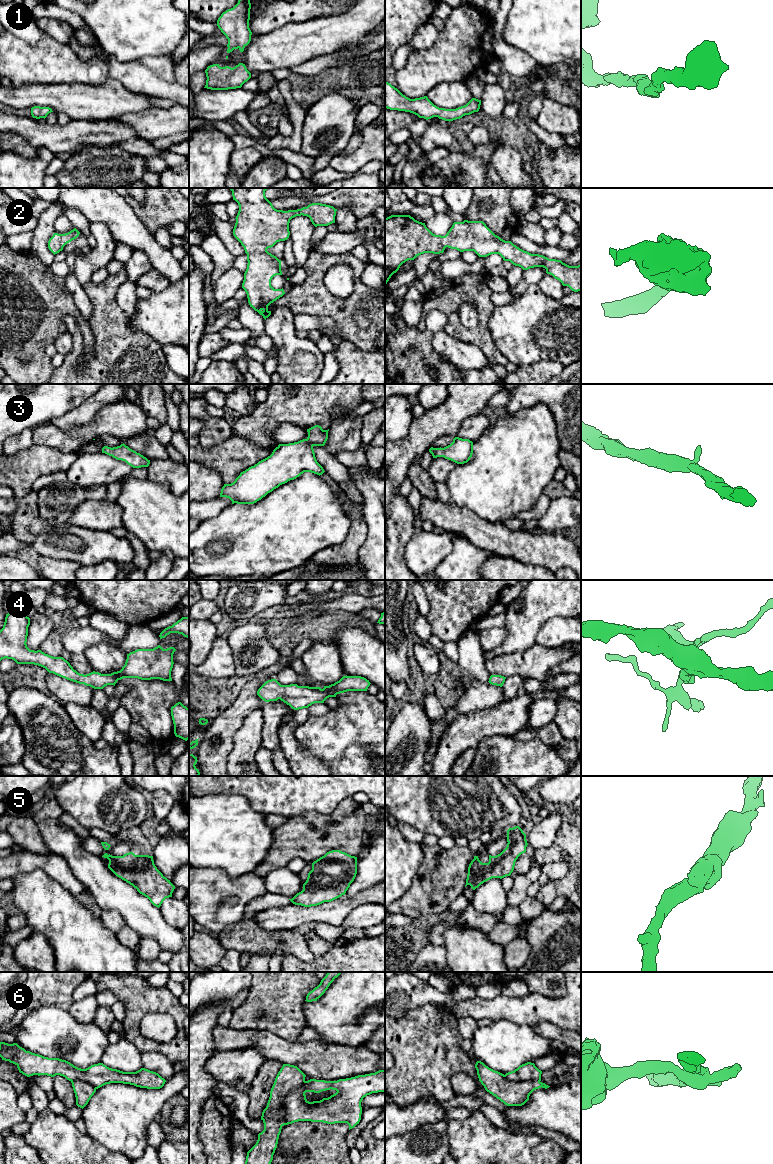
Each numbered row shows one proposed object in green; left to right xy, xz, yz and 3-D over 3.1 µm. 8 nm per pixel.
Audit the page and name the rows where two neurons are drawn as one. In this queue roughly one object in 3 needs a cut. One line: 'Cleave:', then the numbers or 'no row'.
Cleave: 6

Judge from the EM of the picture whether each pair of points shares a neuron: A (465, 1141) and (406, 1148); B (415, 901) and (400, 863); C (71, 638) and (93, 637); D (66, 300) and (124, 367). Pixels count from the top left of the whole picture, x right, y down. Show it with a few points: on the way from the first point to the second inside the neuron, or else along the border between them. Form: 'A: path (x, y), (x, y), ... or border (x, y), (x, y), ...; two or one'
A: border (445, 1121), (450, 1153); two
B: border (420, 865), (410, 887), (395, 900); two
C: path (76, 638), (88, 637); one
D: border (88, 321), (91, 329); two

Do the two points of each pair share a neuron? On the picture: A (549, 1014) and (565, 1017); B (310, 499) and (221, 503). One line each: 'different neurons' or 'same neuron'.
A: same neuron
B: different neurons

